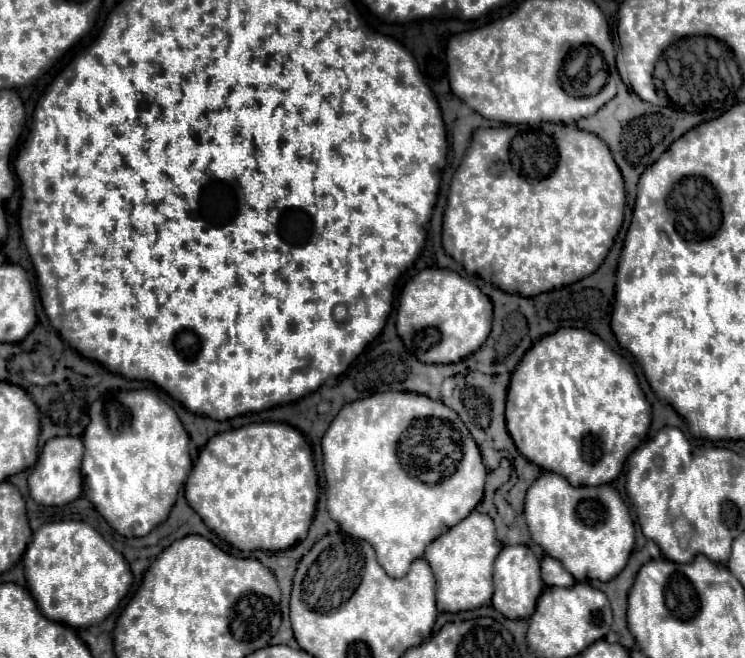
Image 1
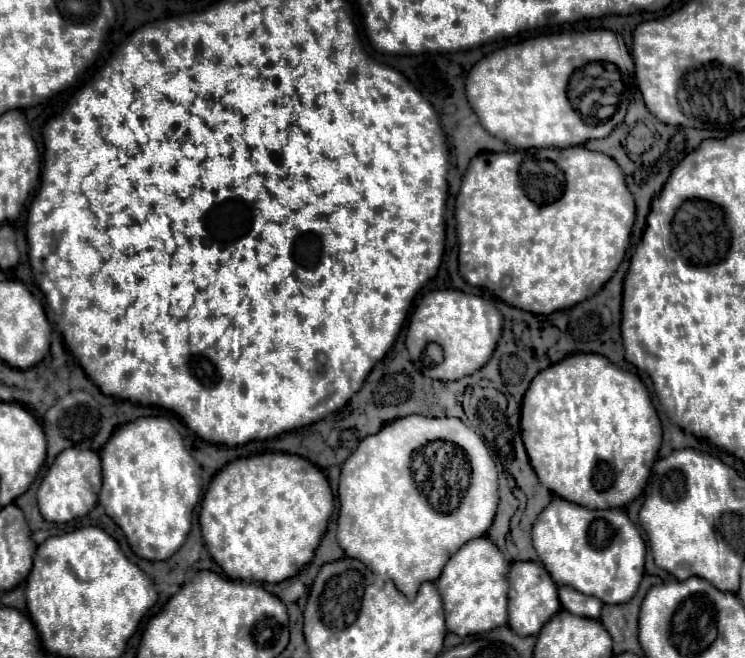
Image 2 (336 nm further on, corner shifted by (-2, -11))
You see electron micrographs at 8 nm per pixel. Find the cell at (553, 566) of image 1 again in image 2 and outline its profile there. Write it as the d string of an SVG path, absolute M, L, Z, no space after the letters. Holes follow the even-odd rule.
M560 586L558 596L560 596L560 602L562 602L562 608L566 608L568 612L572 612L576 616L588 616L588 618L600 616L602 602L596 600L594 596L582 594L582 592L578 592L570 586Z

